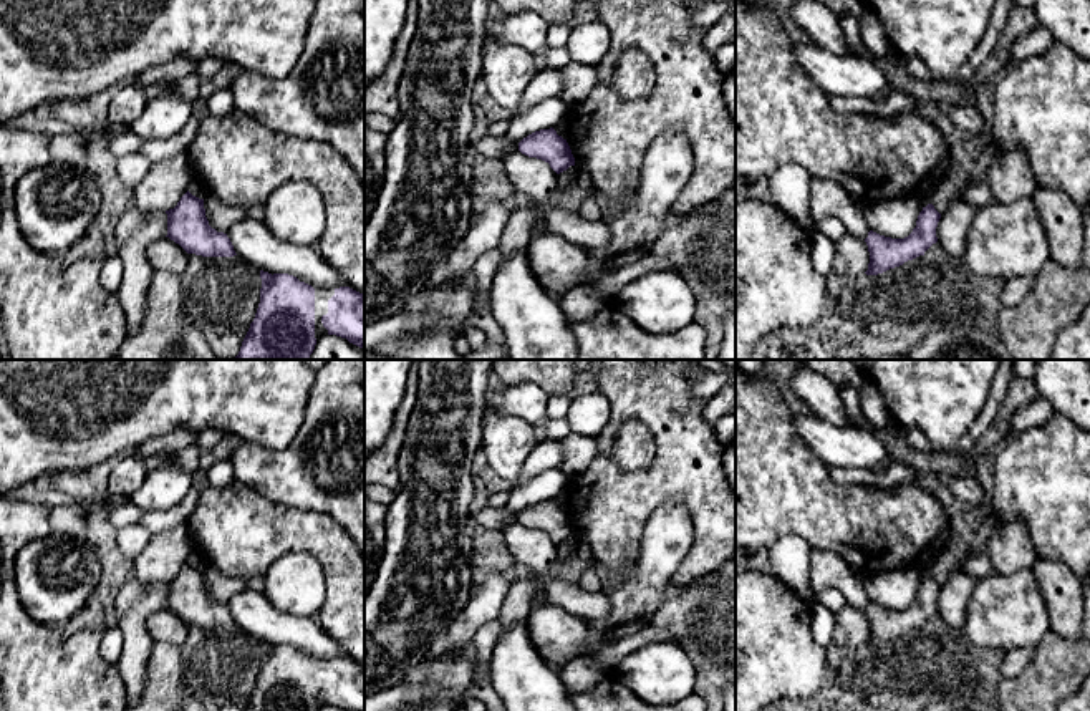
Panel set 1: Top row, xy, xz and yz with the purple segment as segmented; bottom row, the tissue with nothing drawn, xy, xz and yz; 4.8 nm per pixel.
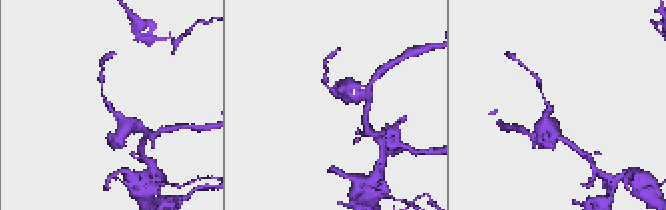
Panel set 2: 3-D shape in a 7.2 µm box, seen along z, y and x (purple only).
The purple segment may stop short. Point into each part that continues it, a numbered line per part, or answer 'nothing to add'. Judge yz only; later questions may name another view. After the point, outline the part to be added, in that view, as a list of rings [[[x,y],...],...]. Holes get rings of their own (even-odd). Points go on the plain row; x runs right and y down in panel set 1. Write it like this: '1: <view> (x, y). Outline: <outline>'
nothing to add

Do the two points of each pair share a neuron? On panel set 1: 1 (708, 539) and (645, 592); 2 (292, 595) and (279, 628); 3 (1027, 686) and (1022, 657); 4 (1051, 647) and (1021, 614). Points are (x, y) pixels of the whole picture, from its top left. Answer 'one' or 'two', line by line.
1: two
2: two
3: two
4: two

